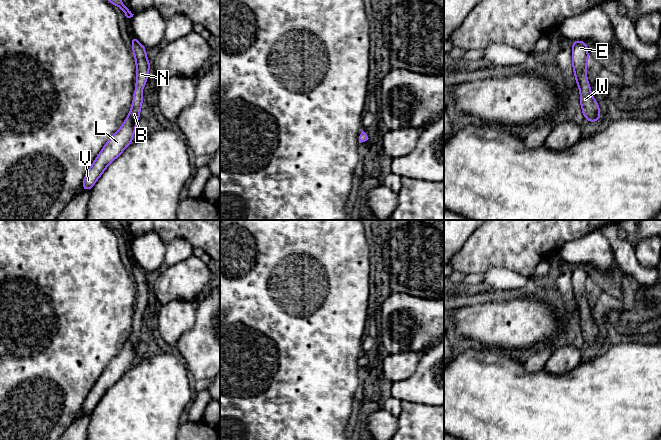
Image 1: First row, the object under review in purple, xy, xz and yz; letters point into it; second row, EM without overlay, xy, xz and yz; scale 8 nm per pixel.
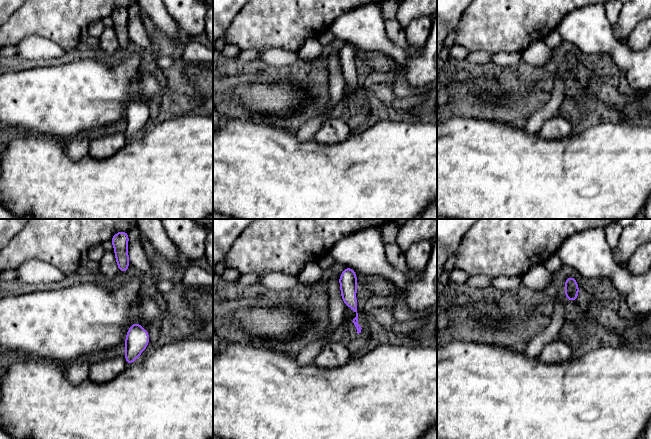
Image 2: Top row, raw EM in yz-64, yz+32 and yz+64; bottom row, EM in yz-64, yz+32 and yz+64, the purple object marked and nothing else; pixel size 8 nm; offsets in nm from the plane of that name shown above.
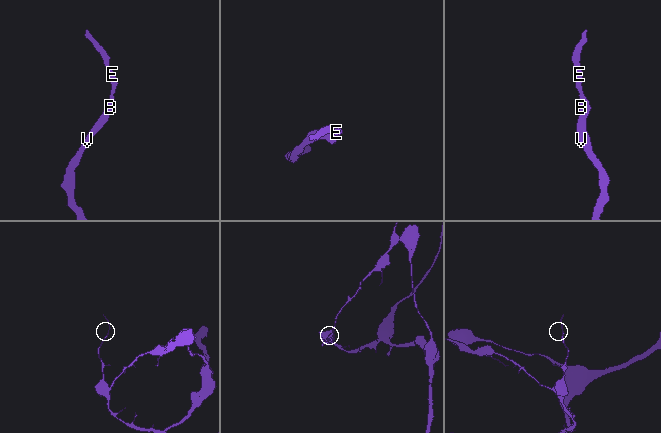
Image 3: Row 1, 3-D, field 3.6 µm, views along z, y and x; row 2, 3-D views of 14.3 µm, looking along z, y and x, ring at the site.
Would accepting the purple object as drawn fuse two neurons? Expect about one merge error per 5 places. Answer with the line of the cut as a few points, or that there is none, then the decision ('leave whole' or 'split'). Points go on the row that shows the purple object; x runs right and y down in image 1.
cut none; leave whole

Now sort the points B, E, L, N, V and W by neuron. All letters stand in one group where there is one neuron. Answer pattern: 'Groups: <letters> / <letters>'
Groups: B E L N V W

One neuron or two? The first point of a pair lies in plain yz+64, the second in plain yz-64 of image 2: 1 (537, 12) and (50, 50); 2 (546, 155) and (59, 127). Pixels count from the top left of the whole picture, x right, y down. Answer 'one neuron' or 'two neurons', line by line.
1: two neurons
2: two neurons

